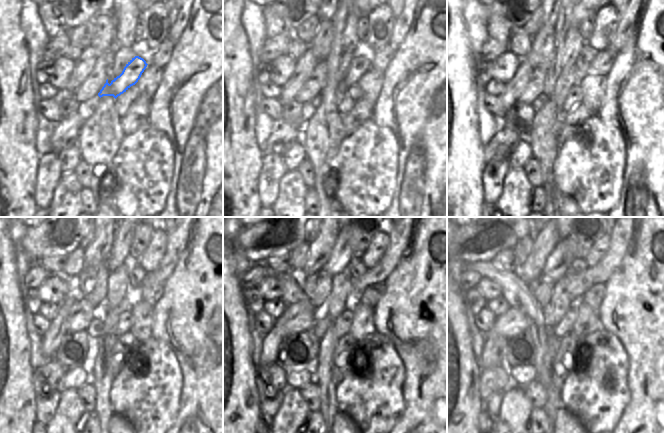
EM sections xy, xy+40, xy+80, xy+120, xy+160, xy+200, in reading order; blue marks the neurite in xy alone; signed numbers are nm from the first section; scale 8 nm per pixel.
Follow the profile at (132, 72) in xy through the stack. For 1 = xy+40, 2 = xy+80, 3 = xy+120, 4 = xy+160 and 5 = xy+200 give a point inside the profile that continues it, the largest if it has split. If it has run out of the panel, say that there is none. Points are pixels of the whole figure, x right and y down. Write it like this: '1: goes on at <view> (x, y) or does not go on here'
1: goes on at xy+40 (359, 65)
2: goes on at xy+80 (582, 65)
3: goes on at xy+120 (136, 275)
4: goes on at xy+160 (356, 269)
5: goes on at xy+200 (577, 265)

